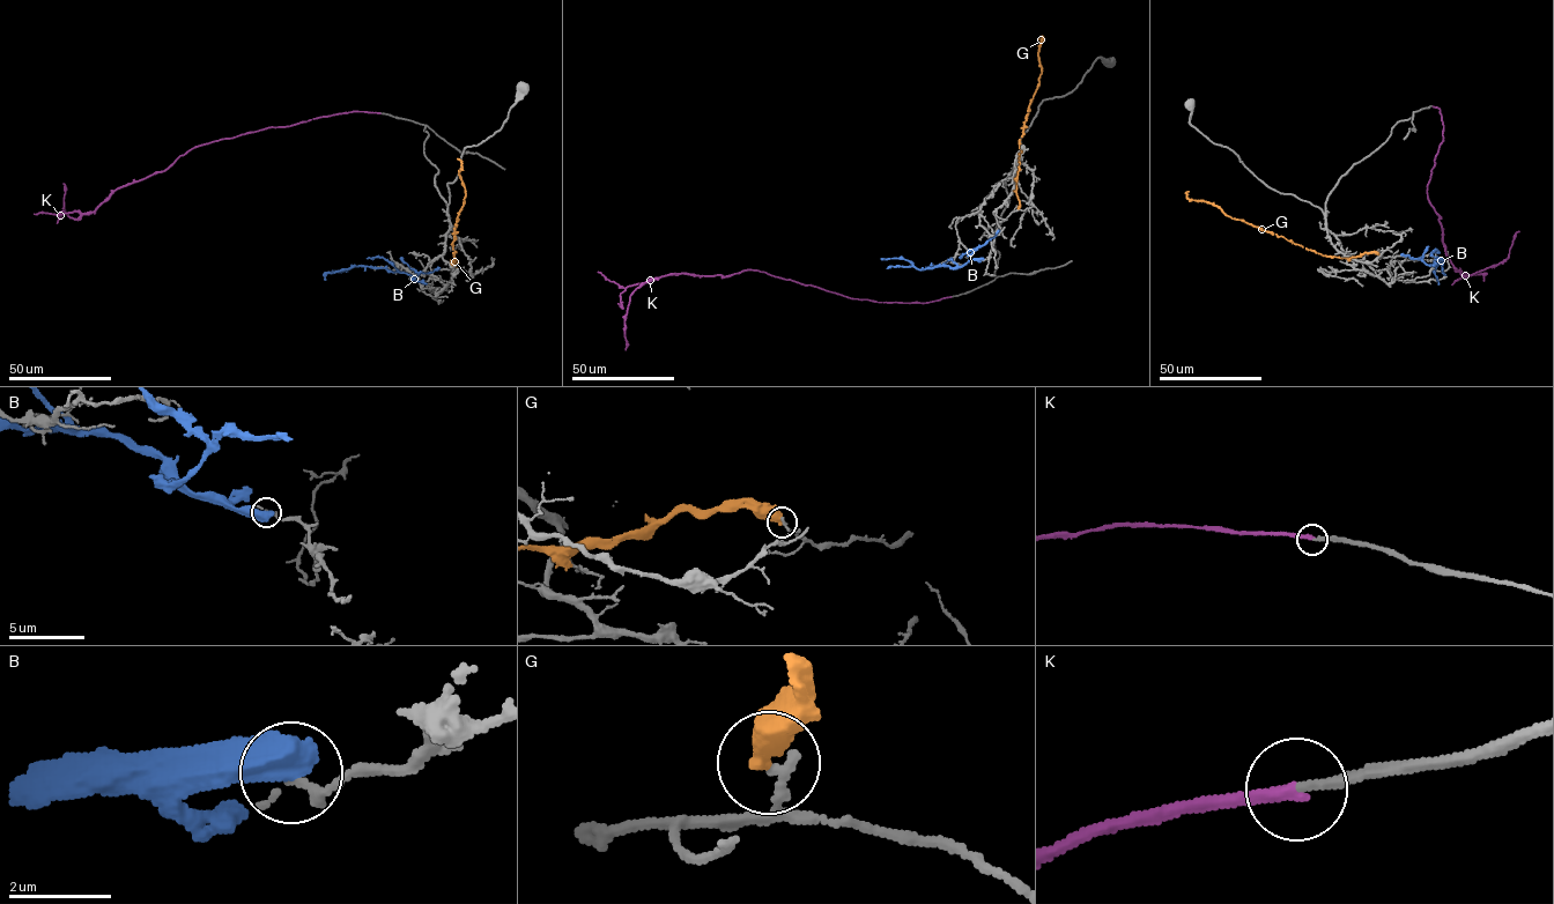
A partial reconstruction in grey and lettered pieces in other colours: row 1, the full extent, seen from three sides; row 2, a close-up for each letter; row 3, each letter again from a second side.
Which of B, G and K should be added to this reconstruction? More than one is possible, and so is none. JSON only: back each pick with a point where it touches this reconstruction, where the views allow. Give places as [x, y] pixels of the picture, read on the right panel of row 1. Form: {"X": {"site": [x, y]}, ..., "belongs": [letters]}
{"K": {"site": [1433, 106]}, "belongs": ["K"]}

